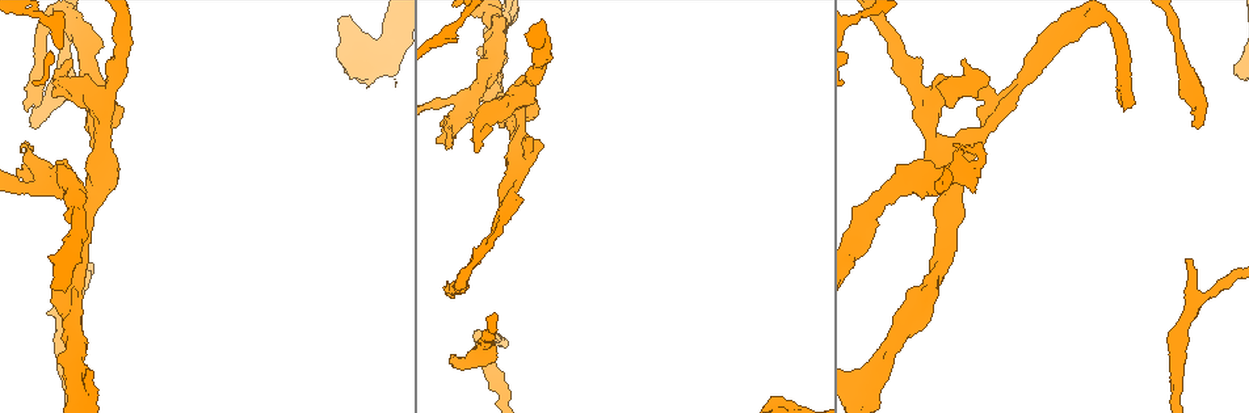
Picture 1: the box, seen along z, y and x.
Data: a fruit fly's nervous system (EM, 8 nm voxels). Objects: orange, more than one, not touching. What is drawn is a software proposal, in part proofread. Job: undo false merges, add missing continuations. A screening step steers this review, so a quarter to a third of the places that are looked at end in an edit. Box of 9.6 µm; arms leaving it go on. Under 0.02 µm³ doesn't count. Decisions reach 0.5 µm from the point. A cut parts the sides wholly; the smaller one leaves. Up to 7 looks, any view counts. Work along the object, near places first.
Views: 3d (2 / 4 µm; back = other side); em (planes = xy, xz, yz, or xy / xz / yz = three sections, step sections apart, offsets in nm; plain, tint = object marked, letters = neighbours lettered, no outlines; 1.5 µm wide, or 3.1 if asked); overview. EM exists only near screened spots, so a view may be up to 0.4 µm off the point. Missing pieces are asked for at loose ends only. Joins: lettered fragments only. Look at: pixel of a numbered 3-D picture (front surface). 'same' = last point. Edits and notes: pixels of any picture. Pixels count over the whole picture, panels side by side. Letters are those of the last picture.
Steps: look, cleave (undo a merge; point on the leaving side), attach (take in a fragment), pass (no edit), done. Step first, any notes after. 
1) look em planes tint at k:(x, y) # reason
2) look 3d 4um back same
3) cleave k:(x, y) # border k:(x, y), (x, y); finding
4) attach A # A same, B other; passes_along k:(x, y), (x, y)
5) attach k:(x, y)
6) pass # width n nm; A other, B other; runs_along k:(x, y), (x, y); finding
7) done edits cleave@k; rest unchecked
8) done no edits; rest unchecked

look em xz step 4 letters at 1:(1185, 69) # calibre changes

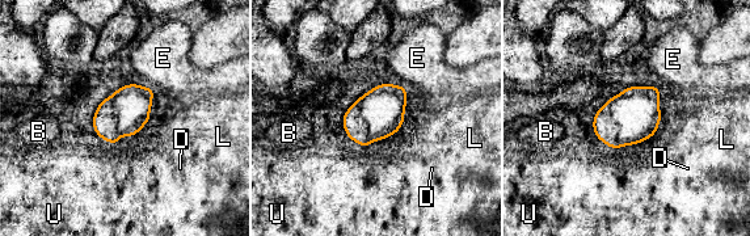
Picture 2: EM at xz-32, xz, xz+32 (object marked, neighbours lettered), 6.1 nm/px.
pass # B other, D other, E other, L other, U other; border 2:(654, 134), (620, 148); one neuron here

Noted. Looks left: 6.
look em planes letters at 1:(27, 111) # long arm stops here

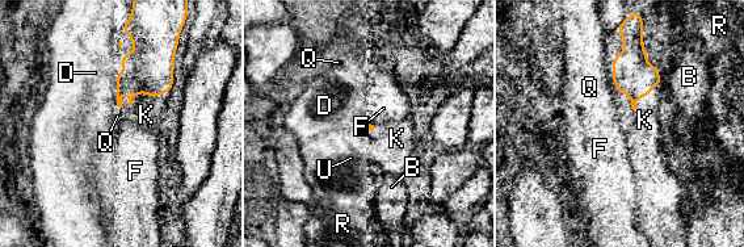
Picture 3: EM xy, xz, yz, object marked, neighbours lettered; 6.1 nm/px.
attach K # B other, D other, F other, K same, Q other, R other, U other; it goes on there

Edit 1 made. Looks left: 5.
look overview # redraw

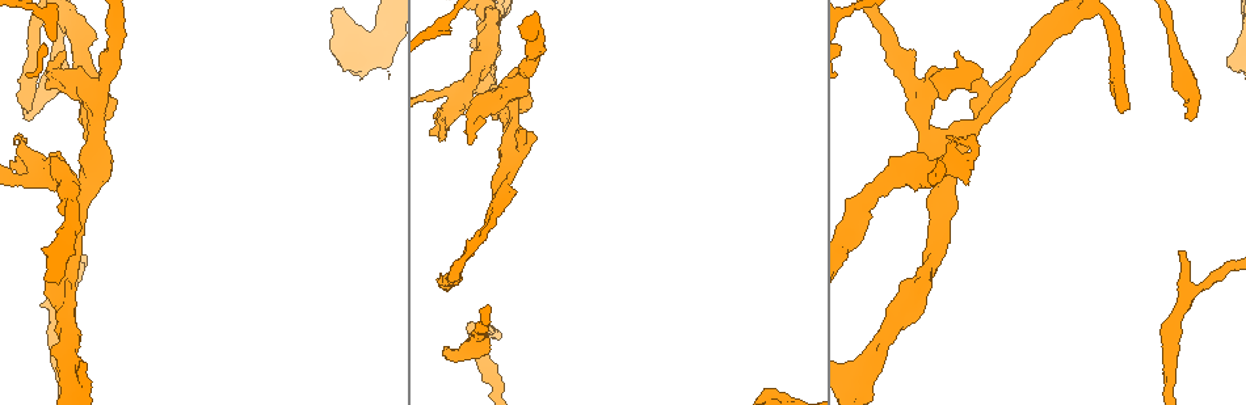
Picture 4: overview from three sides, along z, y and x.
look em planes letters at 4:(1180, 251) # branch stops here

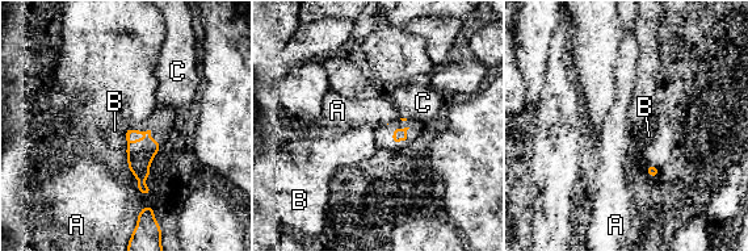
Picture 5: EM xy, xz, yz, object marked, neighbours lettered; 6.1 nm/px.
pass # A other, B other, C other; border 5:(129, 129), (125, 134); none of them fits

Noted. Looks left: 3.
done edits attach@3; rest unchecked

